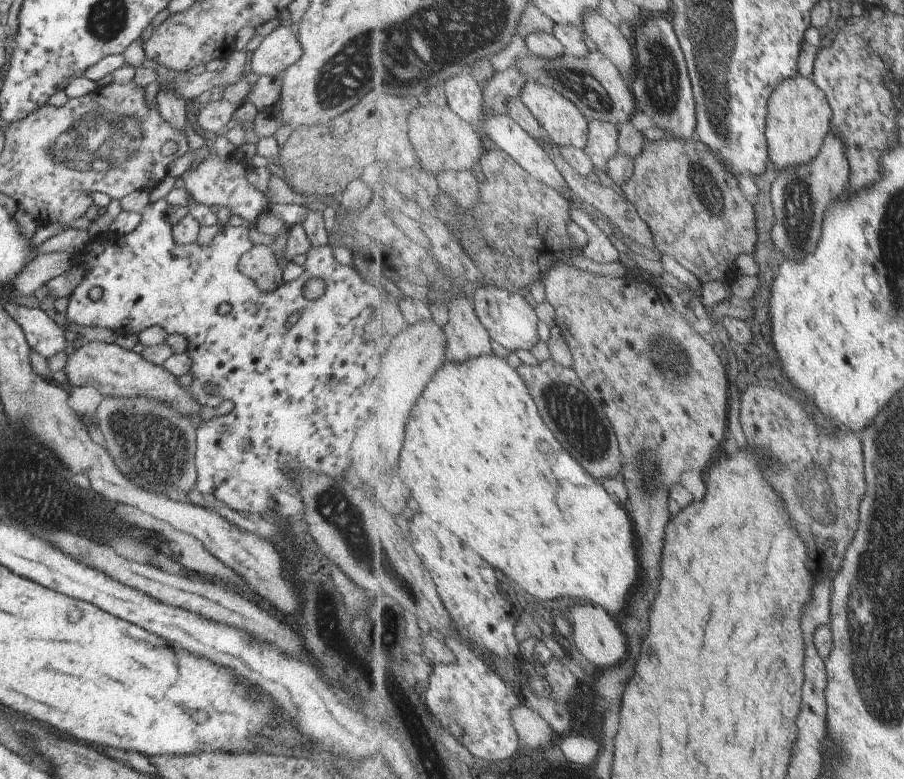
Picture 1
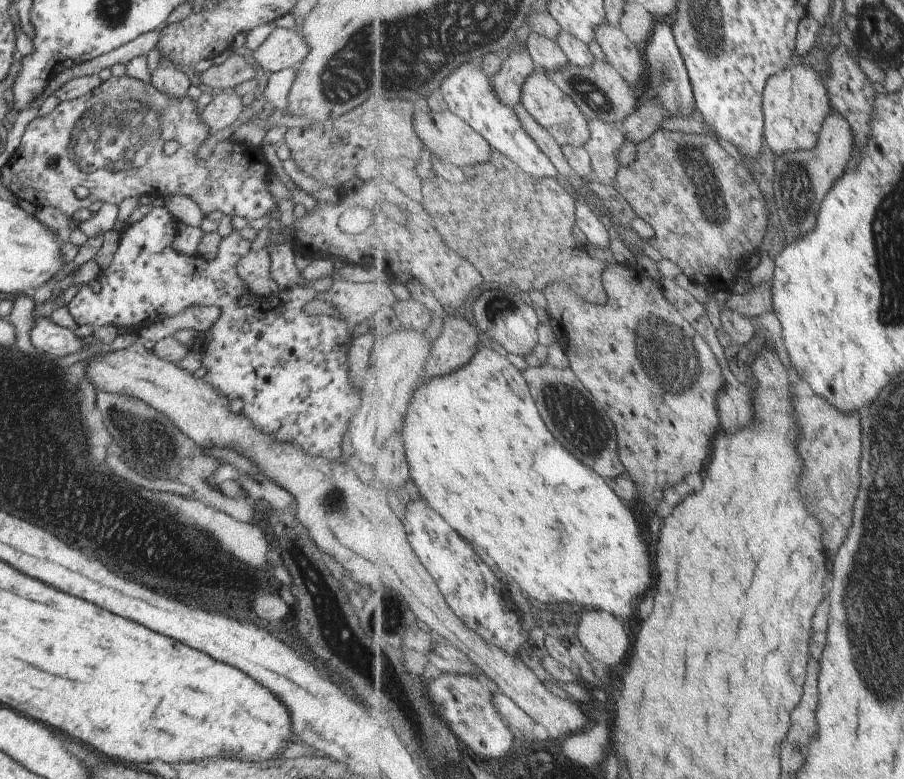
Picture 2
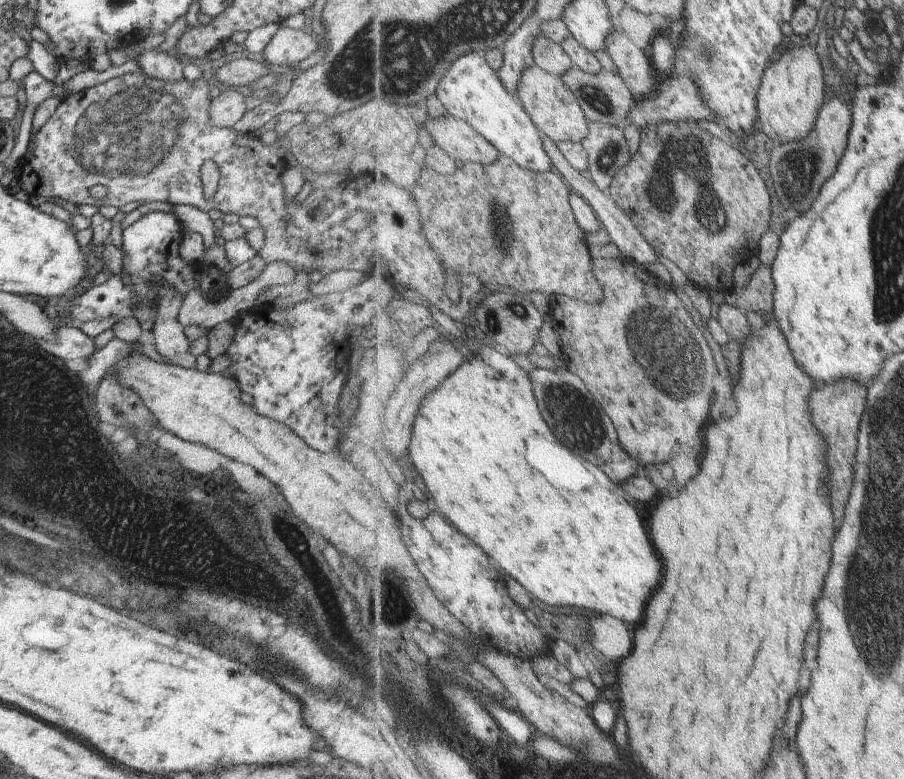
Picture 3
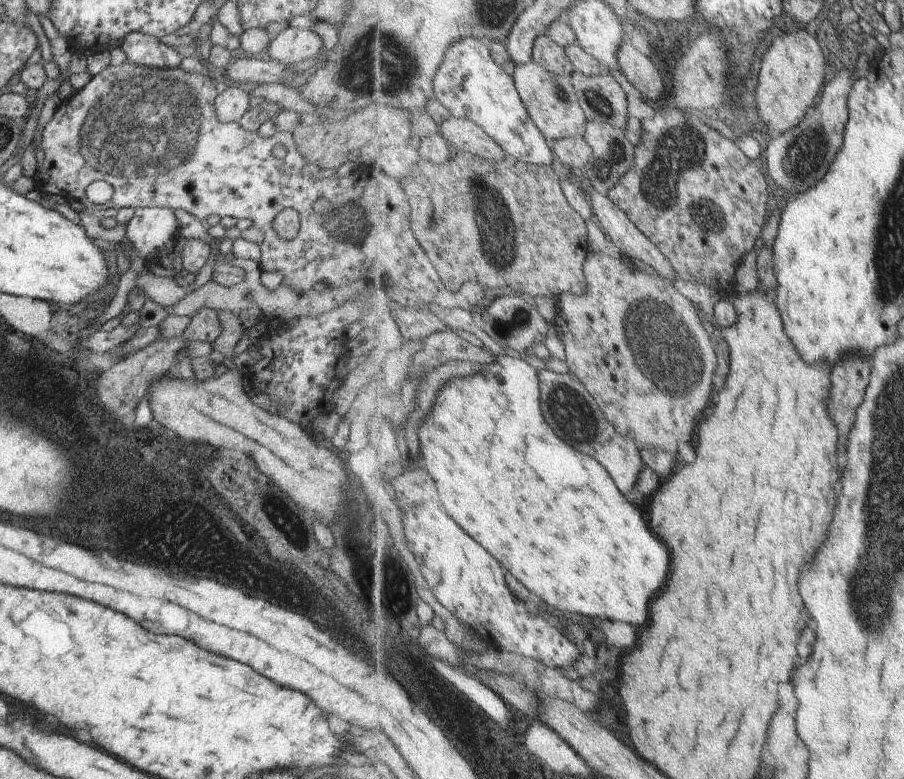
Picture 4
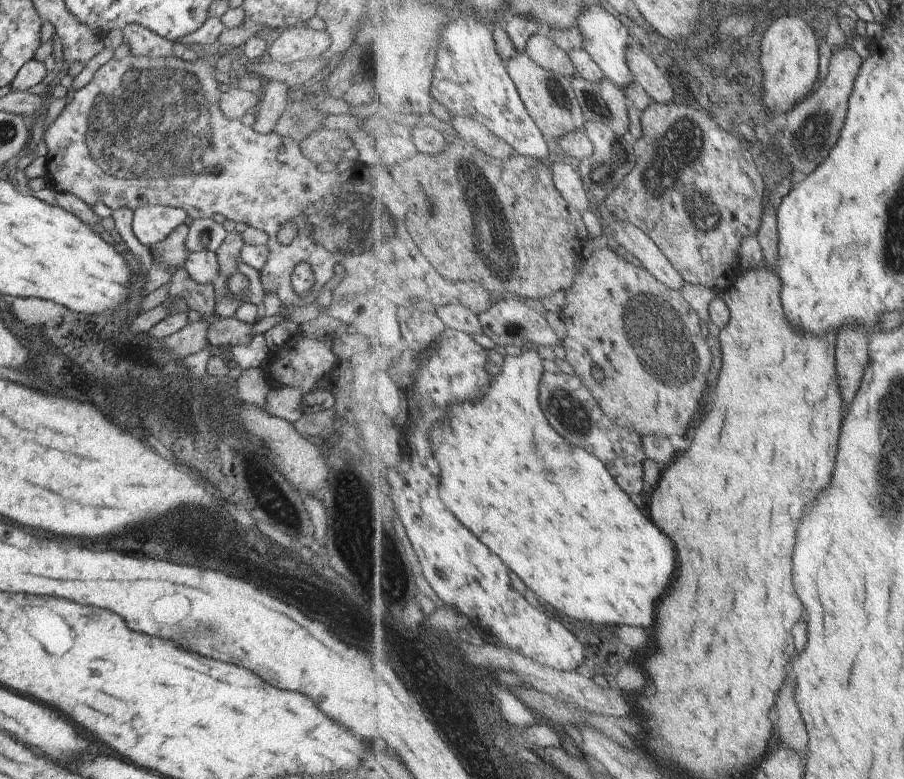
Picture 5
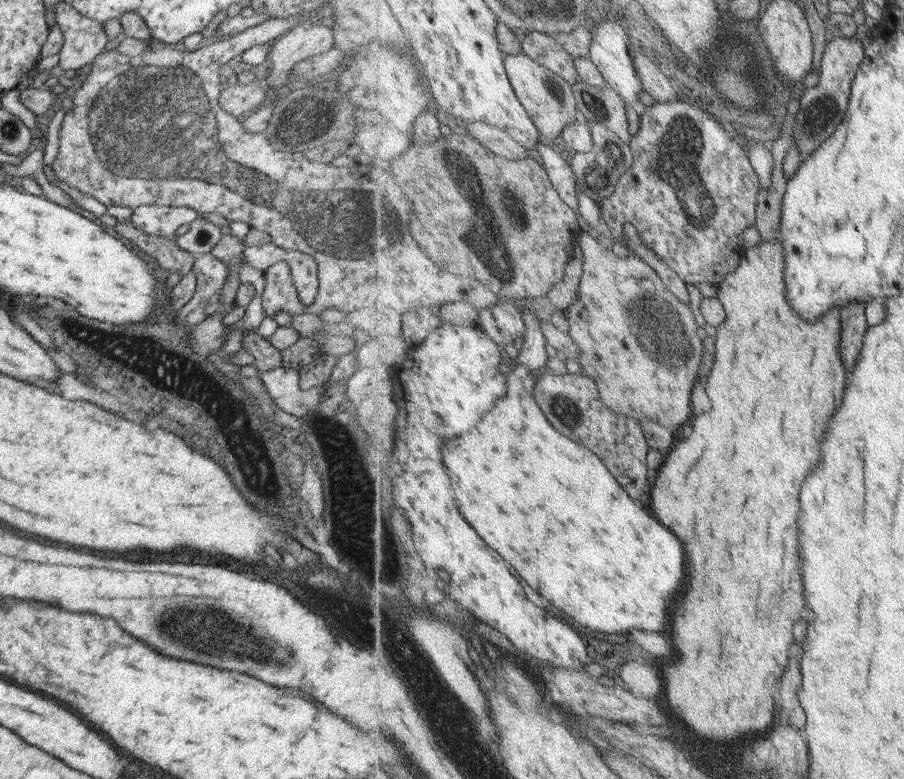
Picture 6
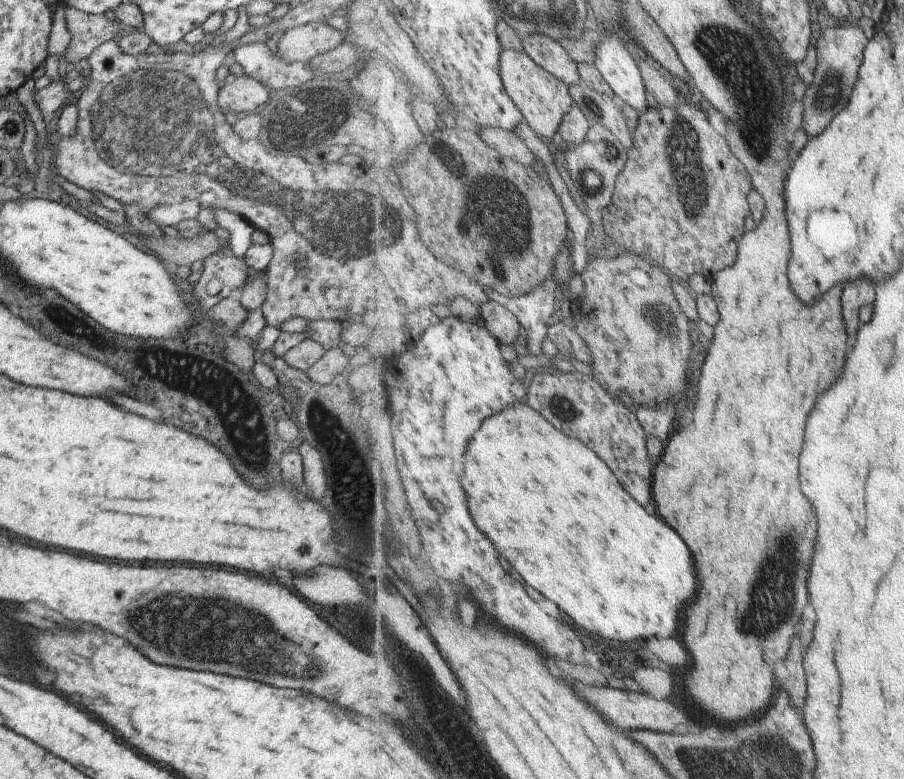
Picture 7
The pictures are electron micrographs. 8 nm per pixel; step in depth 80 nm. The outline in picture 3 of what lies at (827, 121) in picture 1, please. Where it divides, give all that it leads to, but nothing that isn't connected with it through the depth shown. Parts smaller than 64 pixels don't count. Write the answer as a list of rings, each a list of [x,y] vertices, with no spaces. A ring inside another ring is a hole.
[[[812,47],[783,49],[765,71],[758,94],[762,130],[775,145],[806,139],[817,126],[825,101],[825,76],[821,60]]]

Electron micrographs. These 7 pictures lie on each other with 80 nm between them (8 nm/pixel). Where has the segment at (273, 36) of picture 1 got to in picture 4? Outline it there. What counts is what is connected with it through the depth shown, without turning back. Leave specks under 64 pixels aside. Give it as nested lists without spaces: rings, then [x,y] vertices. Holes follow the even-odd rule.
[[[286,27],[271,38],[267,52],[272,60],[294,64],[313,58],[321,48],[321,40],[309,29]]]

